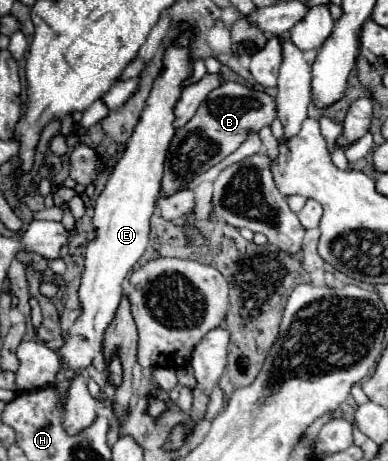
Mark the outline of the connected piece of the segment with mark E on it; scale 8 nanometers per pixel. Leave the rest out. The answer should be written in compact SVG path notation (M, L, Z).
M184 28L178 38L166 48L162 58L162 74L156 76L146 106L140 114L140 120L126 142L122 158L116 162L106 188L94 202L94 232L96 238L86 248L86 268L80 284L80 302L82 316L66 334L66 344L62 346L64 366L58 372L58 394L64 402L64 380L72 372L86 368L98 354L102 354L102 336L106 326L112 322L112 316L122 298L122 280L130 268L140 260L148 246L150 216L154 212L156 196L160 194L160 180L164 174L164 160L168 146L174 138L174 106L180 100L184 82L192 76L192 38L194 28Z

